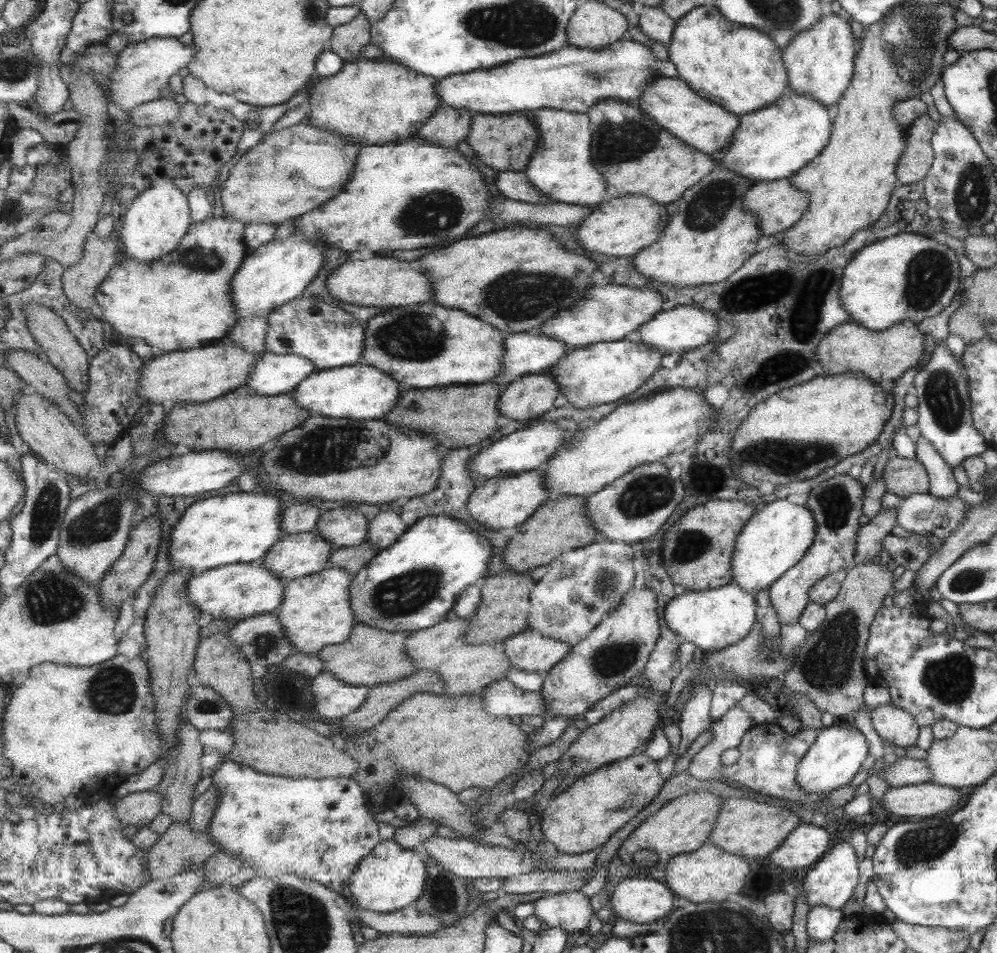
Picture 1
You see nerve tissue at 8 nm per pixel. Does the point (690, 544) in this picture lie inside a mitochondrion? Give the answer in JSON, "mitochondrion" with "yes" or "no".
{"mitochondrion":"yes"}

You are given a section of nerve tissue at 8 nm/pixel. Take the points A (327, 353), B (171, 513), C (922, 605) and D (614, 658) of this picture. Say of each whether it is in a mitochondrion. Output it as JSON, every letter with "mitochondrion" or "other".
{"A":"other","B":"other","C":"other","D":"mitochondrion"}

